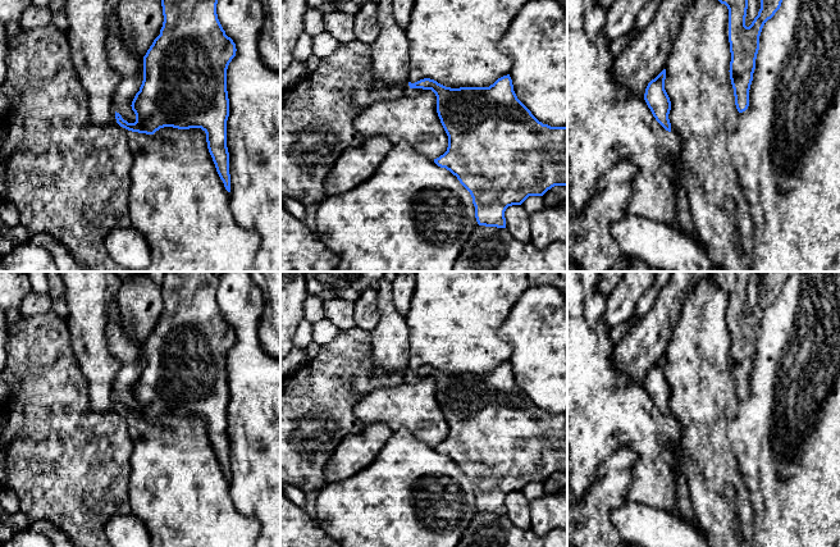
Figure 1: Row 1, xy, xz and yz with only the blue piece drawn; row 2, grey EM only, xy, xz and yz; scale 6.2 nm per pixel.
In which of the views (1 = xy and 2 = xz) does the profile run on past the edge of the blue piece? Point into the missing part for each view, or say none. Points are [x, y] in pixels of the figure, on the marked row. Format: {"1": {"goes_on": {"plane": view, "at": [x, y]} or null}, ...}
{"1": {"goes_on": null}, "2": {"goes_on": null}}

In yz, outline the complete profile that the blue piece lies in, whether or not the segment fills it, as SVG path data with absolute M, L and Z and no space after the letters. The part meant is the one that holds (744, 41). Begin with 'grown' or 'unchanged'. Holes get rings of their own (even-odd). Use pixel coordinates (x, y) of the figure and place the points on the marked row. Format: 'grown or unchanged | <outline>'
unchanged | M718 0L729 9L730 79L739 113L749 106L749 90L764 23L780 9L782 0L761 0L761 9L749 27L745 26L748 0Z

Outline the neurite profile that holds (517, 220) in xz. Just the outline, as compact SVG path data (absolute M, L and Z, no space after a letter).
M522 205L508 206L505 211L506 229L521 243L531 242L530 214Z

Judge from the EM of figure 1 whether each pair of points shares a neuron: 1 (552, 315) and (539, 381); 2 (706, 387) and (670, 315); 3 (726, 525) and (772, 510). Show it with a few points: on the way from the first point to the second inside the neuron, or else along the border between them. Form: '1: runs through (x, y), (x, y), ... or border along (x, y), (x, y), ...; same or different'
1: runs through (552, 332), (552, 364); same
2: border along (688, 296), (665, 351); different
3: border along (745, 487), (752, 506), (753, 533); different

